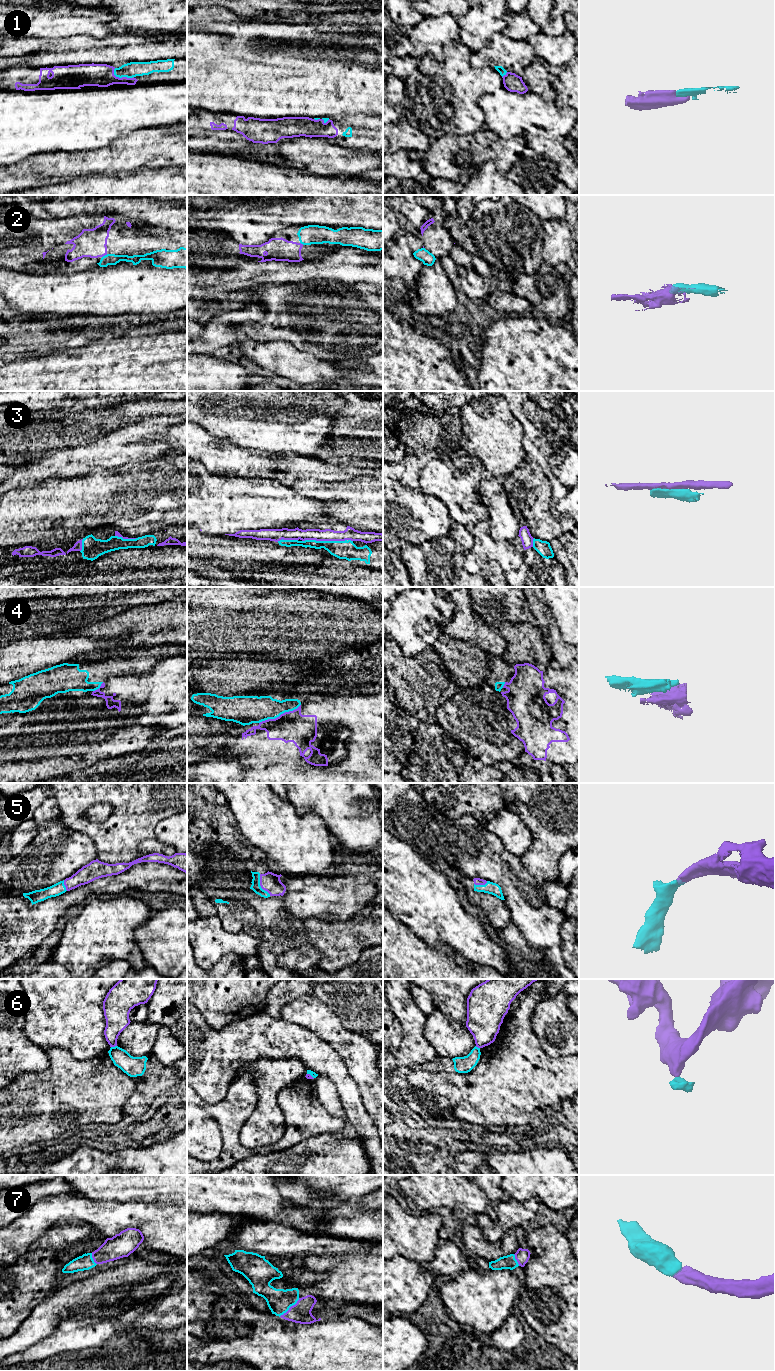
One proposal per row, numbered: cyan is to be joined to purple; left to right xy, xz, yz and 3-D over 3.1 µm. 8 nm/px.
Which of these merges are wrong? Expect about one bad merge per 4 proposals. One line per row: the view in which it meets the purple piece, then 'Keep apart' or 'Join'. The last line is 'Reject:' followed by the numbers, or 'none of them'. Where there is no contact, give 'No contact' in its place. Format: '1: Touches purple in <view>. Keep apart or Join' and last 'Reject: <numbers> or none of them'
1: Touches purple in xy. Join
2: Touches purple in xy. Join
3: Touches purple in xz. Join
4: Touches purple in xz. Join
5: Touches purple in xz. Join
6: Touches purple in xy. Keep apart
7: Touches purple in xz. Join
Reject: 6

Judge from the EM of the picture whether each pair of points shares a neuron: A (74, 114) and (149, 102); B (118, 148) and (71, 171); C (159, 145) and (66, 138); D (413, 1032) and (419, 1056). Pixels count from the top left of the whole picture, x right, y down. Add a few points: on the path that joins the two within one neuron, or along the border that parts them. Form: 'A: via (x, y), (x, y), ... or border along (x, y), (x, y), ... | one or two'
A: via (93, 114), (104, 114), (119, 104), (130, 102) | one
B: via (106, 159), (94, 170), (83, 170) | one
C: border along (134, 130), (115, 138), (105, 146), (92, 150) | two
D: via (413, 1038), (415, 1050) | one

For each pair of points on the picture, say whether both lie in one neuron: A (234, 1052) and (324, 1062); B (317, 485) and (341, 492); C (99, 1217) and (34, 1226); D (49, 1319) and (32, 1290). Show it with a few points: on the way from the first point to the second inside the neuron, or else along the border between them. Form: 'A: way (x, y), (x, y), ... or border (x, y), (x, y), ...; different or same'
A: way (256, 1049), (302, 1049); same
B: way (323, 491), (335, 492); same
C: way (83, 1211), (50, 1211); same
D: border (47, 1295), (33, 1308), (24, 1320); different

